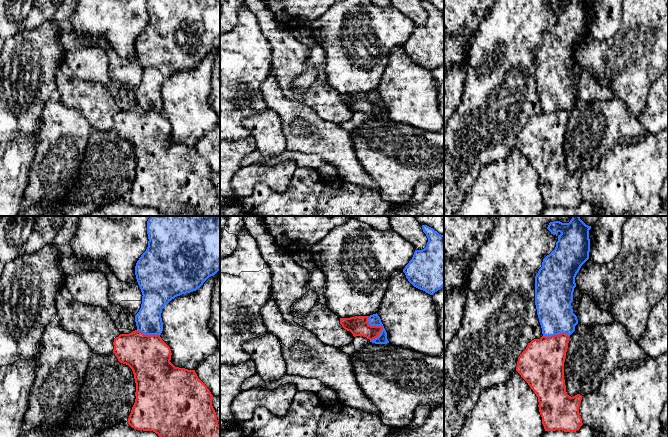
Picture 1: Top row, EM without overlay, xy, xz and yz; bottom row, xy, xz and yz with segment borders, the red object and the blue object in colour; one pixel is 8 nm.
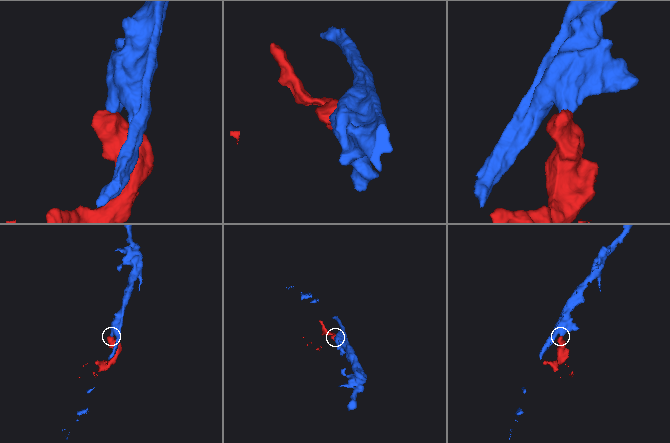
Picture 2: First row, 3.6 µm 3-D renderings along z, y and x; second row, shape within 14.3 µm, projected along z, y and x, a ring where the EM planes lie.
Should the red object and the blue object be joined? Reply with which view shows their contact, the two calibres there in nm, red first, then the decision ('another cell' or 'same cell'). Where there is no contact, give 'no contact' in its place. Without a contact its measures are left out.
contact in xz; calibres 160 and 100 nm; another cell

